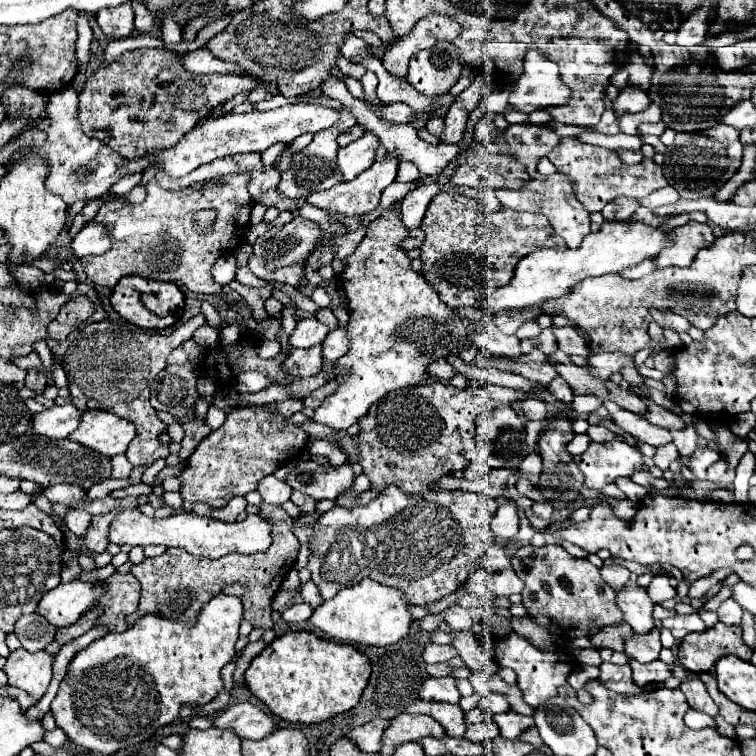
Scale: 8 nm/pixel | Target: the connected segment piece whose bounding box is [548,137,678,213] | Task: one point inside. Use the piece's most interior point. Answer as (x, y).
(600, 176)

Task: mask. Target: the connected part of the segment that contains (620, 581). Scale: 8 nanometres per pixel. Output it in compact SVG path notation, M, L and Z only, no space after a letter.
M604 565L600 571L602 571L604 581L606 581L614 591L620 591L620 589L626 585L626 581L628 581L628 577L630 577L631 574L626 567L620 567L620 565L610 565L610 567Z

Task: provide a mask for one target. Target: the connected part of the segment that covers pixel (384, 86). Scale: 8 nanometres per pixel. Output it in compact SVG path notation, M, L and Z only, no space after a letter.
M364 59L362 67L366 67L366 69L372 71L372 73L376 73L376 77L378 77L378 81L380 81L380 83L378 83L378 97L380 97L386 105L400 101L400 103L410 105L412 111L422 111L422 109L430 109L430 105L436 107L436 109L440 109L442 105L450 107L452 101L454 101L454 97L448 95L448 93L442 95L442 97L436 97L436 99L428 99L428 97L420 95L420 93L418 93L416 89L412 89L404 79L392 77L392 75L382 67L382 63L376 61L376 59Z

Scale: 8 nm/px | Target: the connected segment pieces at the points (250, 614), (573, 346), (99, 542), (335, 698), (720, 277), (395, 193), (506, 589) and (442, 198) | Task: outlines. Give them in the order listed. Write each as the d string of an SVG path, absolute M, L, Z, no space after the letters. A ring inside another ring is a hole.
M262 503L260 507L262 509L258 515L264 515L266 519L274 523L274 533L272 533L274 539L272 539L270 549L264 553L252 553L252 555L232 553L220 559L198 559L198 557L190 557L188 551L180 547L172 547L160 557L144 559L142 563L132 565L132 575L140 581L140 587L142 587L142 597L140 597L138 609L126 619L128 627L132 627L140 617L150 615L150 613L158 613L158 615L172 617L172 619L182 619L186 625L194 625L196 617L200 615L208 599L212 599L214 595L220 595L226 585L240 583L242 587L246 587L244 595L240 597L242 607L244 607L244 619L250 621L252 627L256 629L262 629L262 631L272 629L274 623L270 619L270 611L272 611L270 603L276 591L280 589L284 577L290 573L290 569L296 563L300 541L290 531L290 517L282 507L268 505L268 503Z
M554 327L552 329L554 335L556 335L556 341L558 341L558 349L568 353L568 355L582 355L582 357L588 357L590 351L582 339L582 335L574 329L574 327Z
M114 511L108 513L108 515L96 515L96 517L92 517L92 523L90 523L90 527L86 531L86 537L84 537L86 547L90 551L94 551L94 553L106 551L106 547L110 543L108 541L108 525L110 525L110 521L114 517L116 517Z
M296 631L274 639L246 669L244 679L248 691L276 717L290 723L322 723L358 703L368 675L368 657L356 647L326 641L308 631Z
M712 245L702 249L702 253L696 255L690 267L656 269L636 281L622 279L620 275L602 275L596 279L586 279L584 283L580 283L580 287L576 287L576 291L572 291L572 295L566 295L566 299L548 301L542 305L542 309L546 309L546 313L550 315L566 315L570 321L576 323L576 327L588 333L592 339L592 353L622 351L626 355L634 355L650 341L650 305L670 307L682 317L686 317L694 327L708 329L712 327L714 319L718 319L718 315L726 315L736 309L736 289L742 269L744 267L740 265L740 255L736 255L732 247L724 249L720 245Z
M394 181L382 192L378 207L362 217L361 226L367 227L374 219L382 215L383 211L391 205L402 200L411 191L412 185L421 186L421 183L401 183Z
M508 567L508 569L500 569L500 571L492 571L490 587L496 595L512 595L512 593L520 593L524 589L524 581L520 581L516 577L512 567Z
M440 193L430 201L420 225L420 229L424 231L424 241L420 247L422 275L438 293L440 301L444 301L448 307L480 309L480 303L484 301L484 295L488 295L488 291L502 287L504 283L508 283L508 279L512 279L512 271L524 255L538 247L566 249L564 241L558 241L548 226L550 227L544 217L514 213L510 227L500 227L500 237L496 237L496 225L492 227L488 213L478 201L464 195ZM539 228L540 233L544 228L544 235L548 237L544 237L544 243L540 237L540 245L536 239L536 229Z

